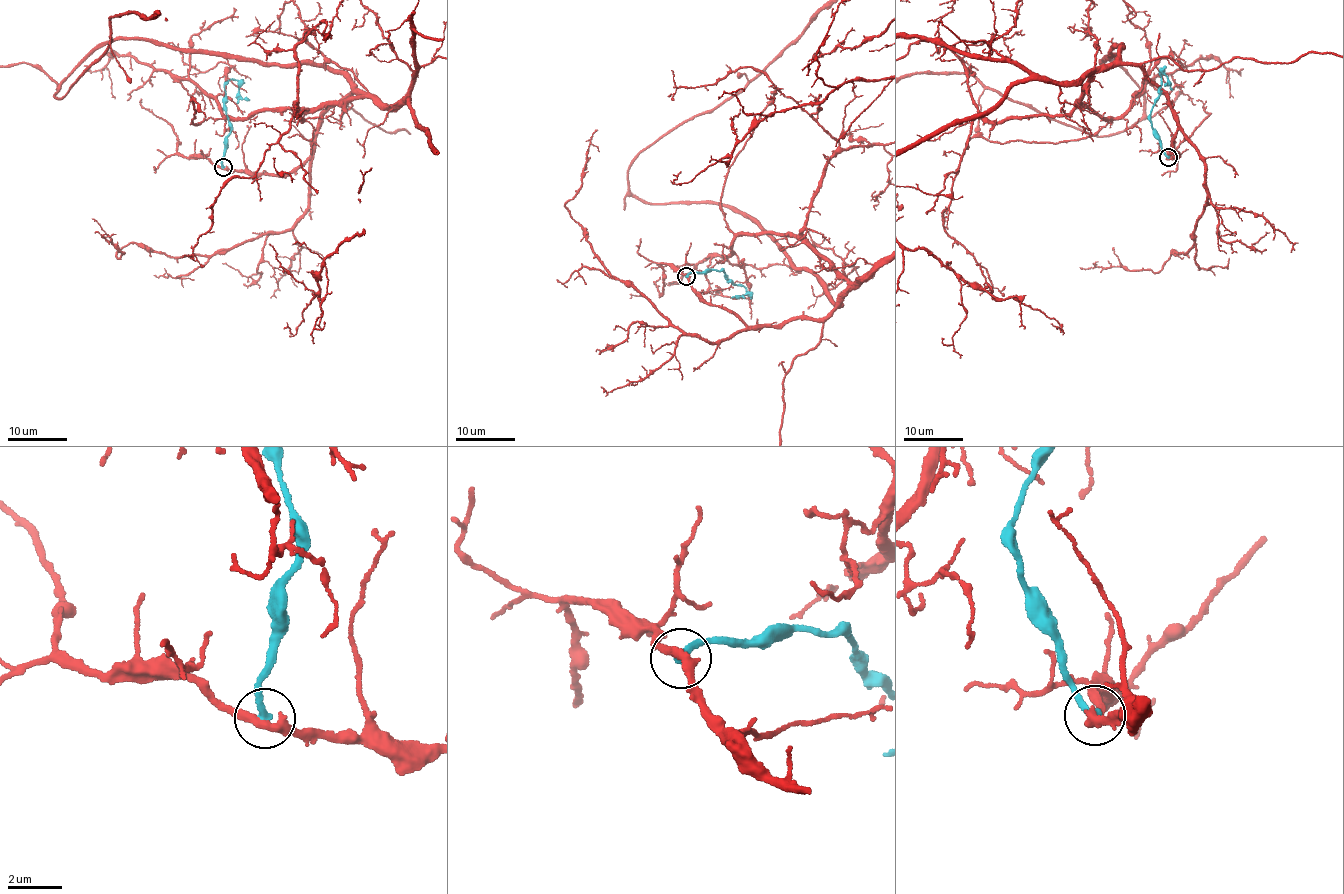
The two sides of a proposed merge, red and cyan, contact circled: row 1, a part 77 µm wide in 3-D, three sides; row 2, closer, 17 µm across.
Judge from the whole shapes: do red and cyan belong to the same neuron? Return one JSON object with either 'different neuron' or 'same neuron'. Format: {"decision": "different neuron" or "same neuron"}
{"decision": "different neuron"}

